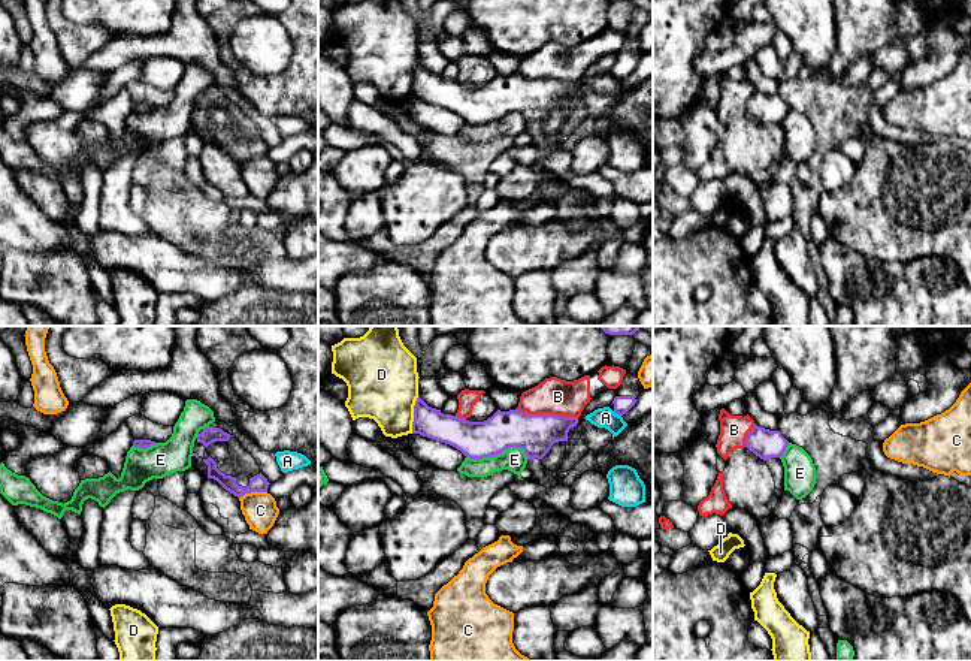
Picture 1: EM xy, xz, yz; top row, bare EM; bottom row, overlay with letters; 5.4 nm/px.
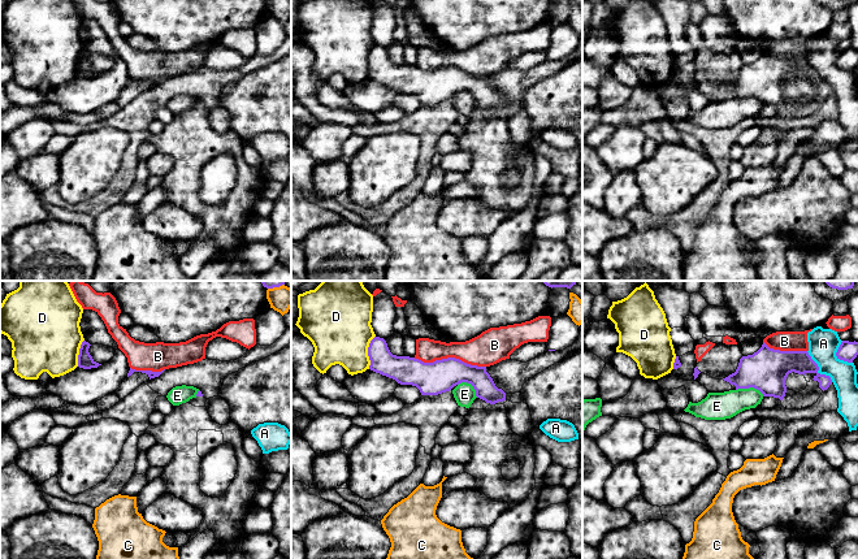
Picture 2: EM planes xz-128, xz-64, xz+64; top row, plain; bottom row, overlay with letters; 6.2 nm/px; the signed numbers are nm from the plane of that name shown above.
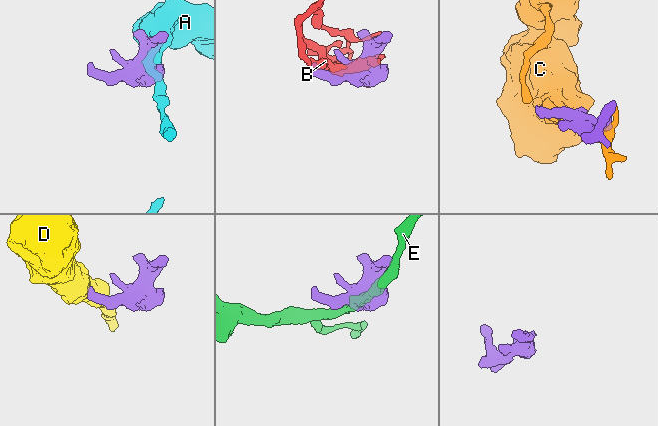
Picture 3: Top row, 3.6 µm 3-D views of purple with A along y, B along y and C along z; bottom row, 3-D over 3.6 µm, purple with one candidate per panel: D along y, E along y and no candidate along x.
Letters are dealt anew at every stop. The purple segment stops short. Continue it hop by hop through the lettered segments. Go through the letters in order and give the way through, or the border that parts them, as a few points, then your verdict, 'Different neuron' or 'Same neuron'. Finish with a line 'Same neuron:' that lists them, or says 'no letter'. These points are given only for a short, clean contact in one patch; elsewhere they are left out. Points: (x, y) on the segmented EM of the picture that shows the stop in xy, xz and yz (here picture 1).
A: Different neuron
B: Different neuron
C: Different neuron
D: Boundary: xz (419, 397), (414, 406), (411, 432). Different neuron
E: Boundary: xz (528, 456), (519, 447), (507, 447), (495, 455), (466, 458). Different neuron
Same neuron: no letter

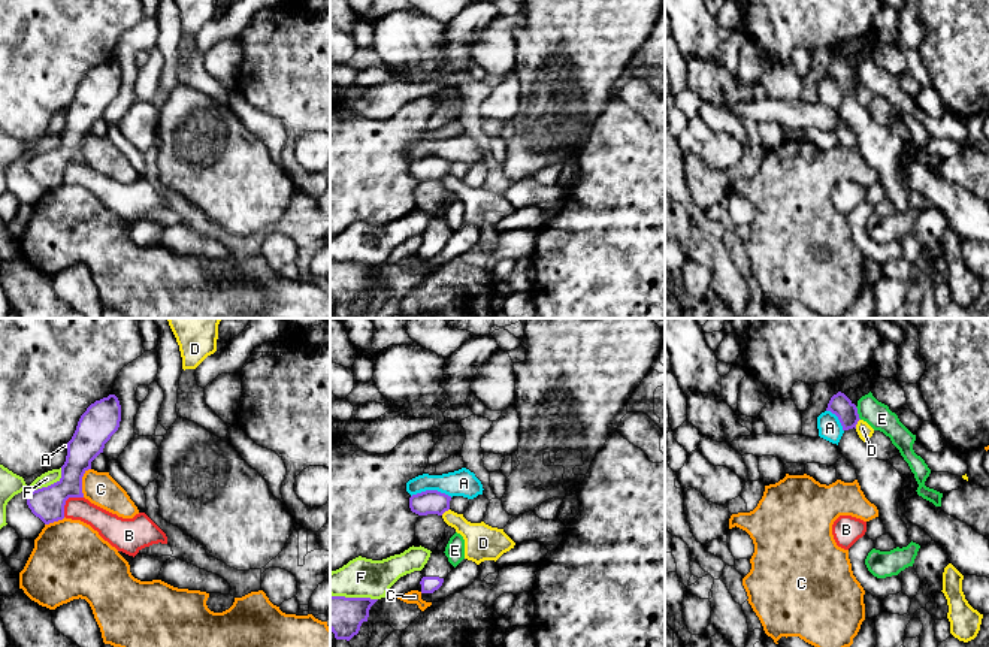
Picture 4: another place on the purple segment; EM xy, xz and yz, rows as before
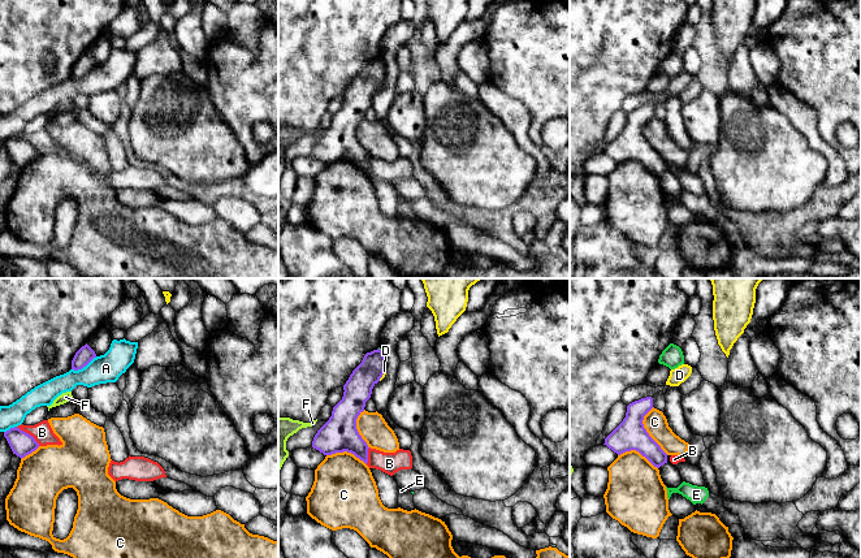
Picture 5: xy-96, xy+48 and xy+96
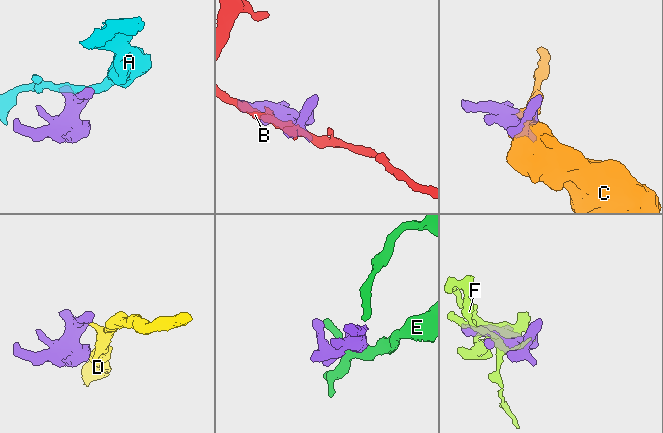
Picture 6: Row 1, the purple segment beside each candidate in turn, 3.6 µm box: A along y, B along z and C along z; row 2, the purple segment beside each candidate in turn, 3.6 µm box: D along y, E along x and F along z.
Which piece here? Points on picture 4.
A: Different neuron
B: Different neuron
C: Different neuron
D: Boundary: yz (859, 419), (855, 428). Different neuron
E: Different neuron
F: Different neuron
Same neuron: no letter

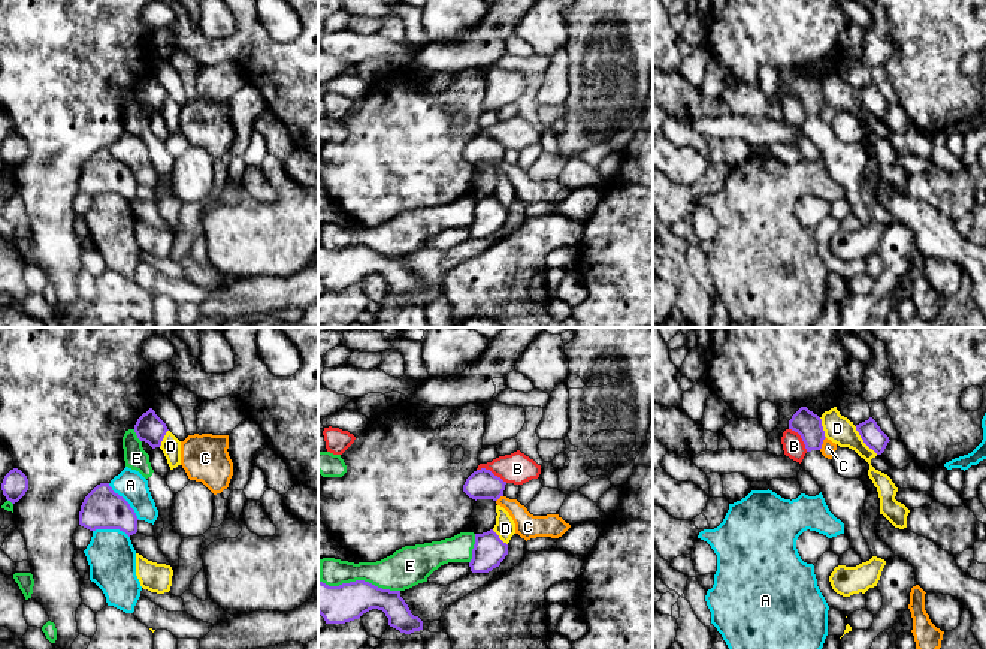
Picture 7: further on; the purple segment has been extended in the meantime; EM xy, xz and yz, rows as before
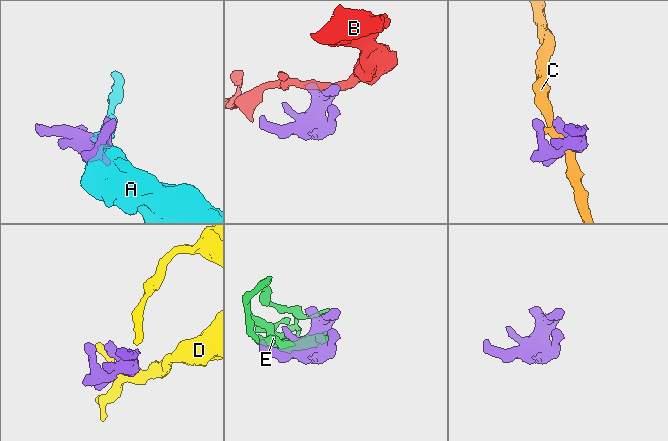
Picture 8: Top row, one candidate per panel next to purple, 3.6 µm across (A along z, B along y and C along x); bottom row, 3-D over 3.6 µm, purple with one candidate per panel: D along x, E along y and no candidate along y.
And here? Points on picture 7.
A: Different neuron
B: Different neuron
C: Boundary: yz (825, 437), (819, 449). Different neuron
D: Different neuron
E: Different neuron
Same neuron: no letter

